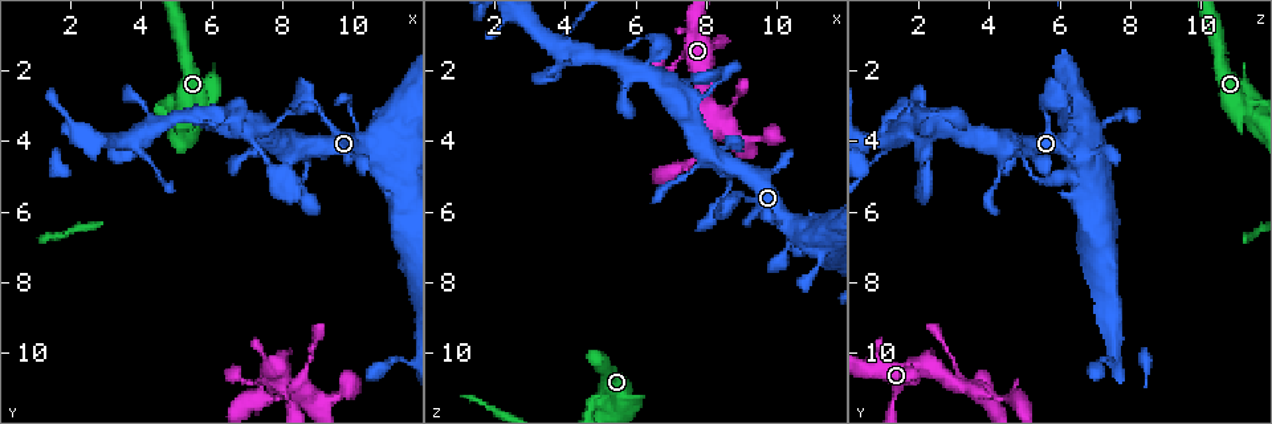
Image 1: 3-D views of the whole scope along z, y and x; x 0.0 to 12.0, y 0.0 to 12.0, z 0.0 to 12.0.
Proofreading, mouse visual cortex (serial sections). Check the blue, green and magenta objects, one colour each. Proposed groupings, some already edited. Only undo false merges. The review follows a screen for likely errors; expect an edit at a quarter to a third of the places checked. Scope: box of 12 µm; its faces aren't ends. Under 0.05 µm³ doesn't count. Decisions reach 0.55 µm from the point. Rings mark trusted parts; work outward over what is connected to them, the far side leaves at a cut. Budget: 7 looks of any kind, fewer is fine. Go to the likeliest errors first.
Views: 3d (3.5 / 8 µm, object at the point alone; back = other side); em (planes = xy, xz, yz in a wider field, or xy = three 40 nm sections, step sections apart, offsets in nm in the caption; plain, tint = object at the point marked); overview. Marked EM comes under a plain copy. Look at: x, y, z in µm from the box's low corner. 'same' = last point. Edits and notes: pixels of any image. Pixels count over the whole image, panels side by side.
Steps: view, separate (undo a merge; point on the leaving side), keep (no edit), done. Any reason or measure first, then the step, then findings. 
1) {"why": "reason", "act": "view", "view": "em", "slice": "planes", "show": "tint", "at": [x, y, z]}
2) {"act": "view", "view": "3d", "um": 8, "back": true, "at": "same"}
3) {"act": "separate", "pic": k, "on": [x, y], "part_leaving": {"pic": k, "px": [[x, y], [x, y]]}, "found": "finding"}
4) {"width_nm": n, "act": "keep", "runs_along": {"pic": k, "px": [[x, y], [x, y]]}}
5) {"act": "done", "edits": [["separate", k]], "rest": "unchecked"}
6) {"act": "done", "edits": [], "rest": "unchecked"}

{"act": "view", "view": "3d", "um": 8, "back": true, "at": [8.3, 11.0, 3.2]}

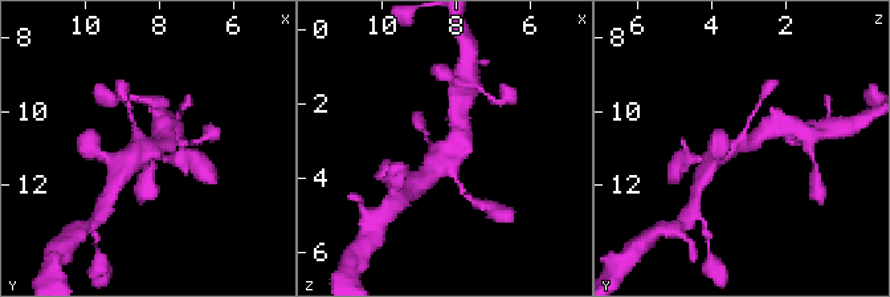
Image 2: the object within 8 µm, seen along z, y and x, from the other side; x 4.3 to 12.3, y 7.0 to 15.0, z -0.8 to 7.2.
{"act": "view", "view": "3d", "um": 3.5, "at": [8.2, 10.9, 3.2]}

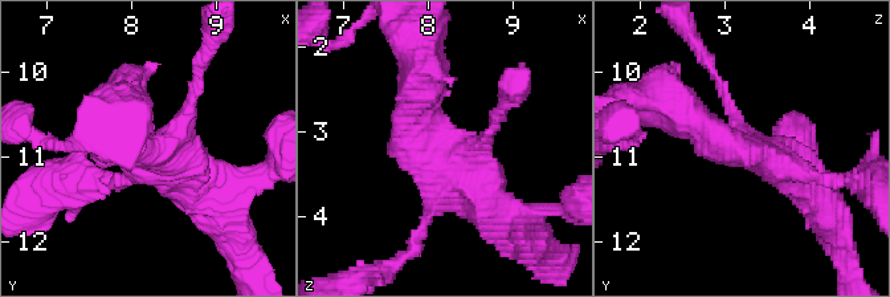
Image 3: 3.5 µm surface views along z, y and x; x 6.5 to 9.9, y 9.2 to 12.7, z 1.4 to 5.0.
{"act": "view", "view": "em", "slice": "xy", "step": 5, "show": "tint", "at": [8.25, 10.95, 3.15]}

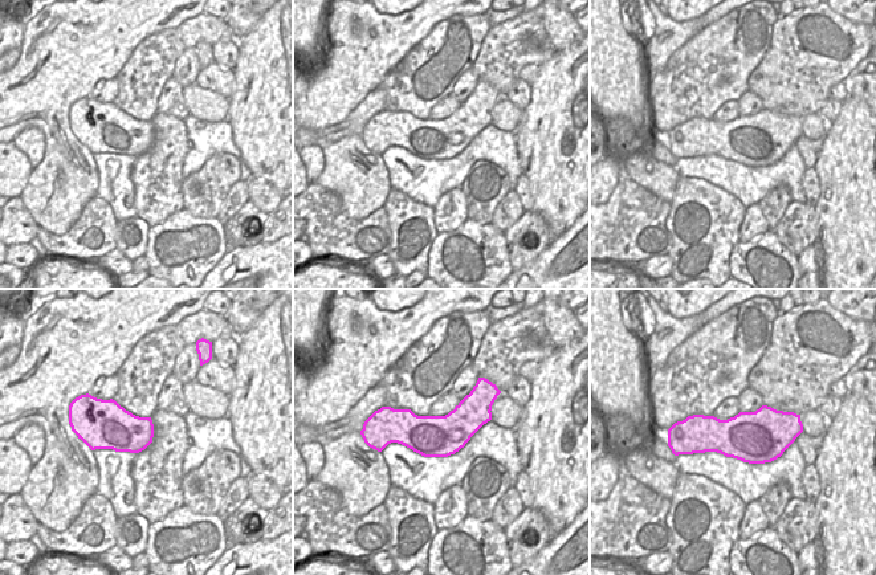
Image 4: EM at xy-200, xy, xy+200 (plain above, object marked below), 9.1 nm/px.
{"width_nm": 380, "act": "keep", "runs_along": {"pic": 3, "px": [[419, 85], [448, 167], [492, 207]]}, "found": "one cell here"}

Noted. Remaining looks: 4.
{"why": "looks like a crossing", "act": "view", "view": "3d", "um": 3.5, "back": true, "at": [8.8, 4.2, 4.7]}

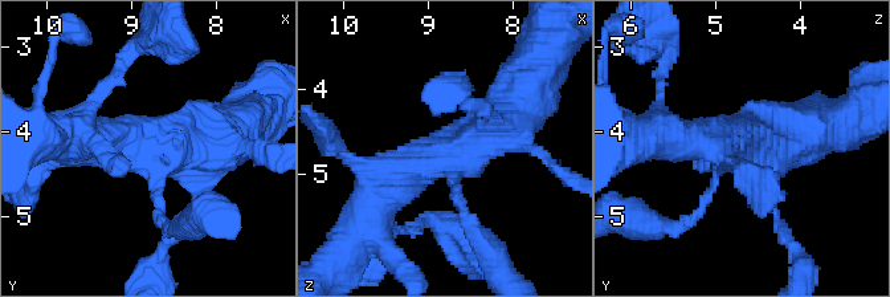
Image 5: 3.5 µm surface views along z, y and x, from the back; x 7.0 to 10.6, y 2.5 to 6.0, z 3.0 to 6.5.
{"arms": 4, "arm_widths_nm": [150, 250, 450, 600], "act": "view", "view": "em", "slice": "xy", "step": 3, "show": "tint", "at": [8.80, 4.25, 4.75]}

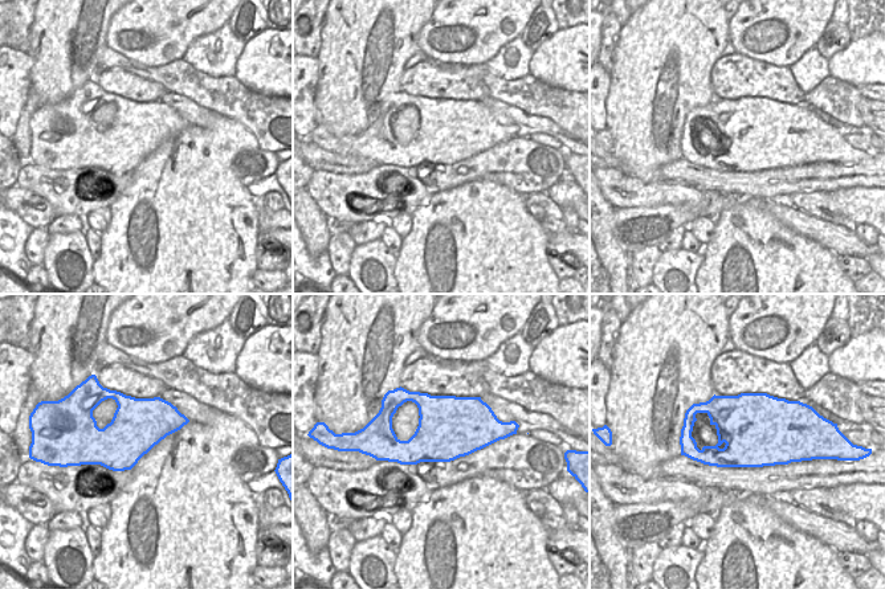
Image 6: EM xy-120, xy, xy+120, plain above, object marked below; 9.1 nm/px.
{"act": "keep", "runs_along": {"pic": 5, "px": [[379, 199], [517, 108]]}, "found": "all the same cell"}

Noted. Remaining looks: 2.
{"why": "thick turns thin", "act": "view", "view": "3d", "um": 3.5, "at": [4.9, 3.1, 11.2]}

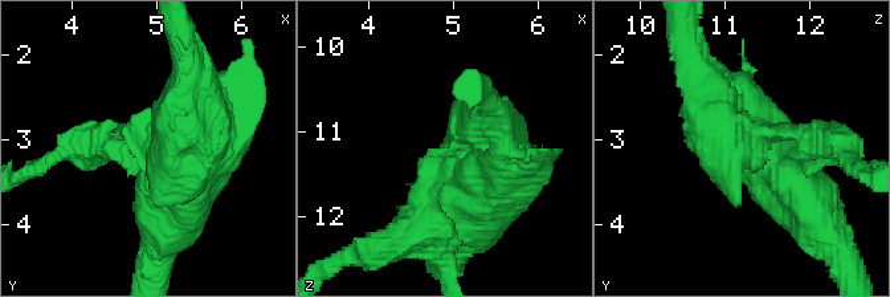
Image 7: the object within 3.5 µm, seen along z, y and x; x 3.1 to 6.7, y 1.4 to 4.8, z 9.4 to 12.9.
{"arm_widths_nm": [200, 600], "act": "view", "view": "em", "slice": "xy", "step": 2, "show": "tint", "at": [4.85, 3.05, 11.30]}

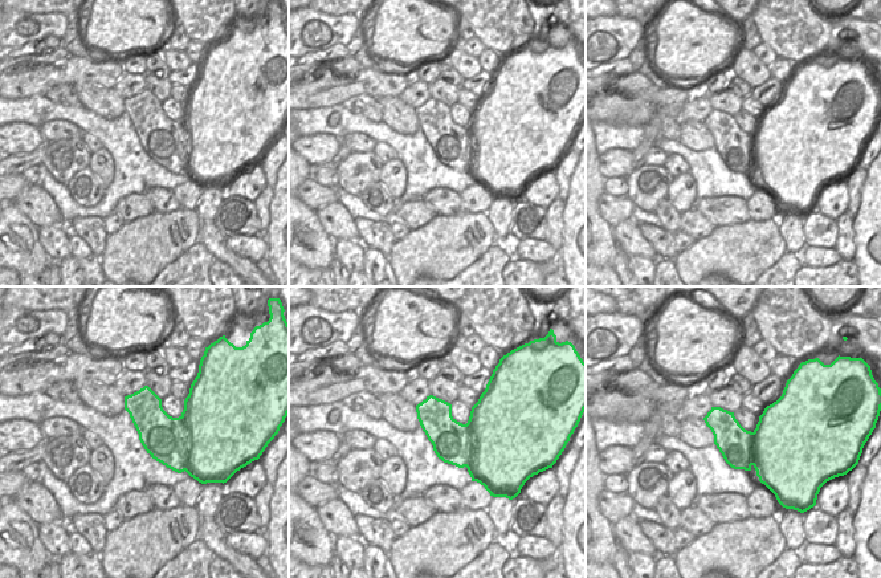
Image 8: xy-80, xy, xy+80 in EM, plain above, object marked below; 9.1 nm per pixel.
{"act": "separate", "pic": 7, "on": [428, 247], "part_leaving": {"pic": 7, "px": [[446, 153], [417, 207]]}, "found": "a second cell is stuck on"}

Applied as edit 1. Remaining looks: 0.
{"act": "done", "edits": [["separate", 7]], "rest": "unchecked"}

